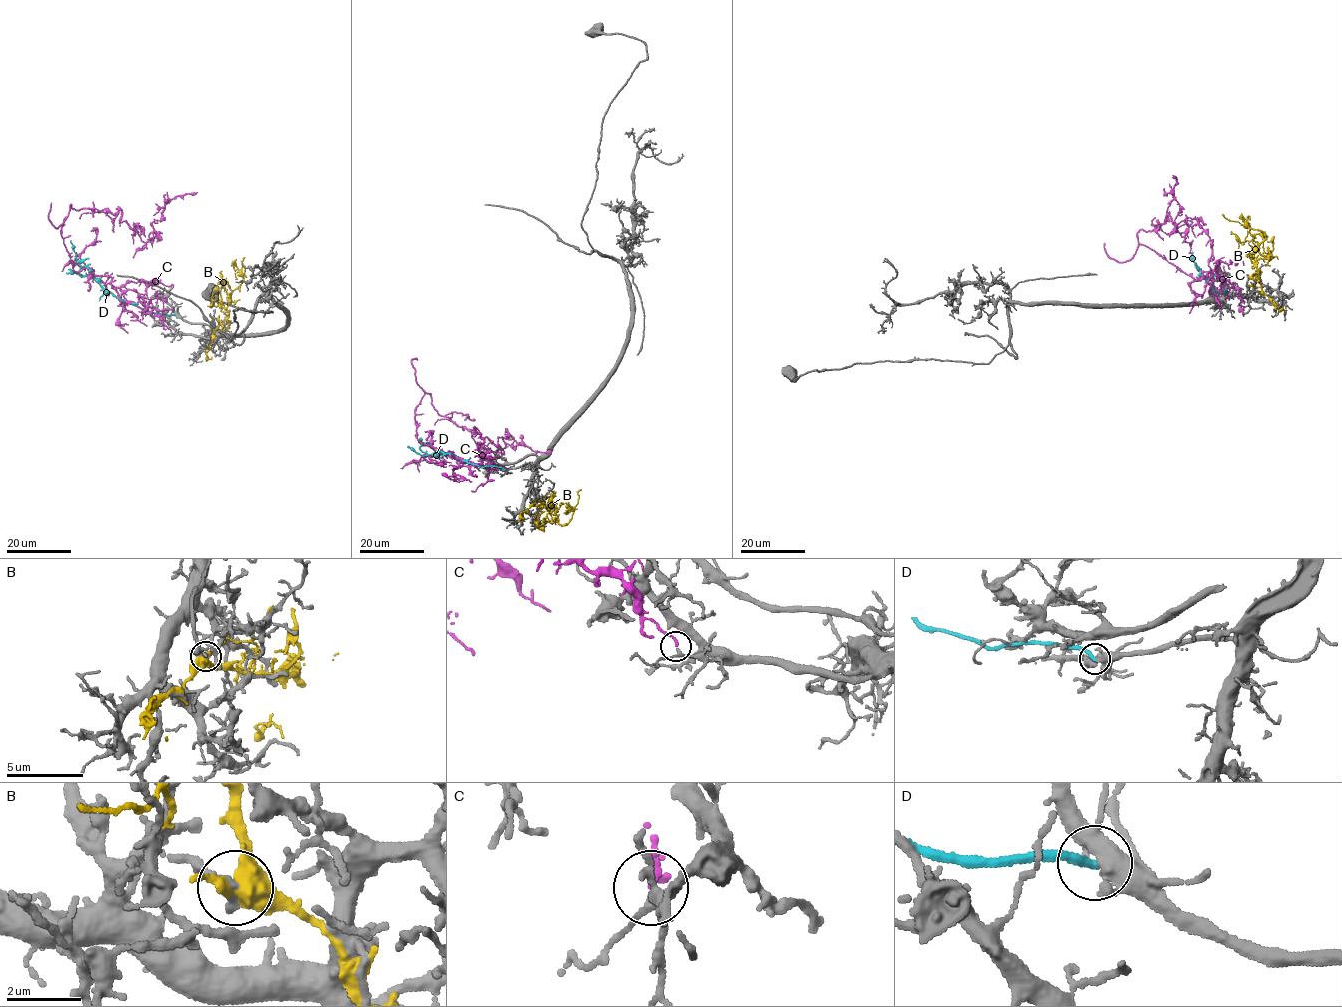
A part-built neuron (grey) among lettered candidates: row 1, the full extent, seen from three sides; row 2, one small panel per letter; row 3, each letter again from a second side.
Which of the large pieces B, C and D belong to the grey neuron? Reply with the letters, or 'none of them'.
none of them

